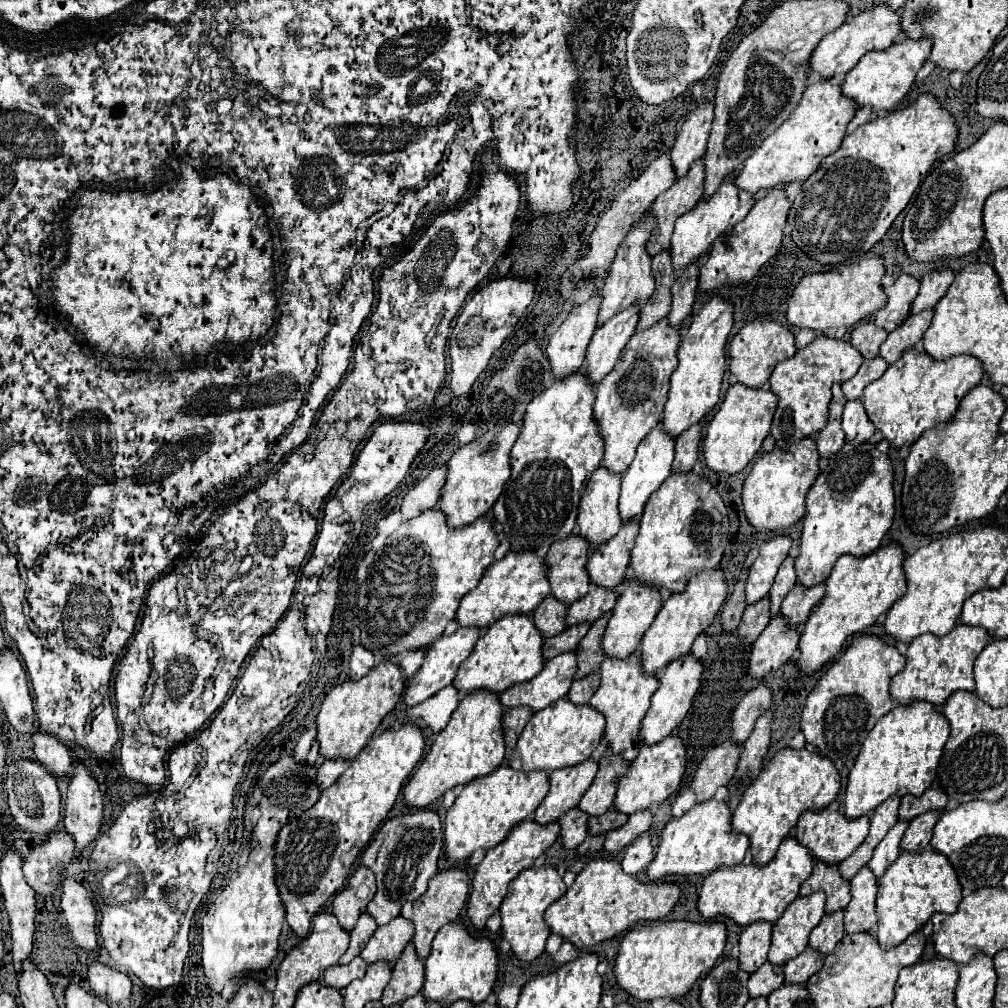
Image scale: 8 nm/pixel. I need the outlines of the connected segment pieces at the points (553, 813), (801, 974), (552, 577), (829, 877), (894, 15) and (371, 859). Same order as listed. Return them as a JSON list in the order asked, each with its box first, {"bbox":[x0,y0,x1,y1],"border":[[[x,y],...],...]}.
[{"bbox":[535,758,597,824],"border":[[[587,758],[583,764],[559,768],[549,776],[549,792],[541,806],[535,810],[535,820],[549,824],[559,820],[569,808],[575,808],[583,798],[583,792],[591,786],[597,772],[597,760]]]},{"bbox":[785,946,823,984],"border":[[[807,946],[799,956],[785,962],[785,982],[789,984],[805,984],[815,972],[819,972],[823,956],[819,950]]]},{"bbox":[545,532,589,604],"border":[[[575,532],[569,534],[565,540],[557,540],[551,544],[545,560],[549,564],[549,582],[551,594],[557,600],[567,604],[579,600],[589,590],[589,574],[587,574],[587,558],[589,558],[589,544],[583,536]]]},{"bbox":[801,860,851,912],"border":[[[815,860],[813,874],[801,884],[801,896],[813,894],[817,890],[823,890],[827,894],[827,908],[825,912],[841,910],[851,900],[851,884],[845,880],[837,866],[823,864],[821,860]]]},{"bbox":[809,4,903,82],"border":[[[877,4],[873,10],[859,12],[853,20],[845,22],[843,26],[839,26],[833,32],[829,32],[819,42],[819,46],[815,48],[815,52],[811,56],[809,82],[819,80],[819,78],[841,78],[859,62],[859,58],[865,52],[889,48],[901,32],[903,32],[901,30],[901,12],[893,10],[889,4]]]},{"bbox":[361,808,443,926],"border":[[[417,808],[403,816],[389,818],[361,854],[361,862],[377,876],[377,894],[367,904],[367,912],[379,926],[401,912],[405,902],[417,900],[427,890],[427,880],[437,874],[437,860],[443,852],[443,830],[435,808]]]}]

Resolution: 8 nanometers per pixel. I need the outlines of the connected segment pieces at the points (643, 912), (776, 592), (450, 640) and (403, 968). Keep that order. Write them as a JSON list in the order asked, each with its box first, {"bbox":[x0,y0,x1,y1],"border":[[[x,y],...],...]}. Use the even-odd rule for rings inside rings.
[{"bbox":[545,858,681,950],"border":[[[597,858],[577,874],[571,888],[547,908],[545,920],[551,932],[571,940],[583,950],[629,930],[641,920],[659,920],[667,916],[677,904],[679,894],[681,890],[673,882],[639,882],[635,876],[625,874],[617,860]]]},{"bbox":[769,556,797,616],"border":[[[789,556],[789,558],[783,560],[783,564],[781,564],[781,568],[779,568],[779,572],[777,572],[777,578],[775,578],[773,586],[771,586],[771,592],[769,592],[769,596],[771,596],[771,612],[773,612],[773,616],[779,612],[783,598],[785,598],[787,592],[795,586],[795,582],[797,582],[795,558]]]},{"bbox":[403,626,481,706],"border":[[[471,626],[471,628],[457,628],[457,632],[453,632],[451,636],[437,638],[431,644],[431,648],[427,650],[423,666],[415,672],[415,676],[407,684],[407,690],[405,690],[405,696],[403,696],[405,704],[407,706],[417,706],[417,704],[425,702],[427,698],[431,698],[433,694],[437,694],[447,684],[451,684],[453,678],[455,678],[455,672],[459,670],[459,664],[473,652],[473,646],[479,640],[479,636],[481,636],[481,630]]]},{"bbox":[383,942,425,1004],"border":[[[409,942],[393,966],[389,984],[383,990],[383,1004],[399,1004],[409,996],[415,996],[425,982],[425,962],[415,954],[413,942]]]}]

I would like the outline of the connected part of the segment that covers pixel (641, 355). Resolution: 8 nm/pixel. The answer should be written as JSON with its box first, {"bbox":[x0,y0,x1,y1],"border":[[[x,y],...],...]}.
{"bbox":[593,318,679,472],"border":[[[663,318],[651,328],[635,332],[629,344],[625,344],[615,368],[599,382],[595,390],[597,404],[593,406],[593,410],[601,424],[601,434],[605,438],[603,464],[607,464],[607,468],[611,468],[613,472],[627,470],[627,466],[635,458],[639,442],[661,420],[669,392],[669,378],[677,368],[675,354],[679,342],[679,328],[671,326],[669,320]]]}

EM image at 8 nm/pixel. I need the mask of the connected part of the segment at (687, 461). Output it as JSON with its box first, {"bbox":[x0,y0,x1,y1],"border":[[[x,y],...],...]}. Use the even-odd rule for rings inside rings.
{"bbox":[673,422,703,472],"border":[[[699,422],[699,424],[687,428],[687,432],[681,432],[677,436],[675,460],[673,460],[675,470],[685,472],[695,466],[695,460],[699,456],[699,446],[701,446],[701,432],[703,432],[703,424]]]}

